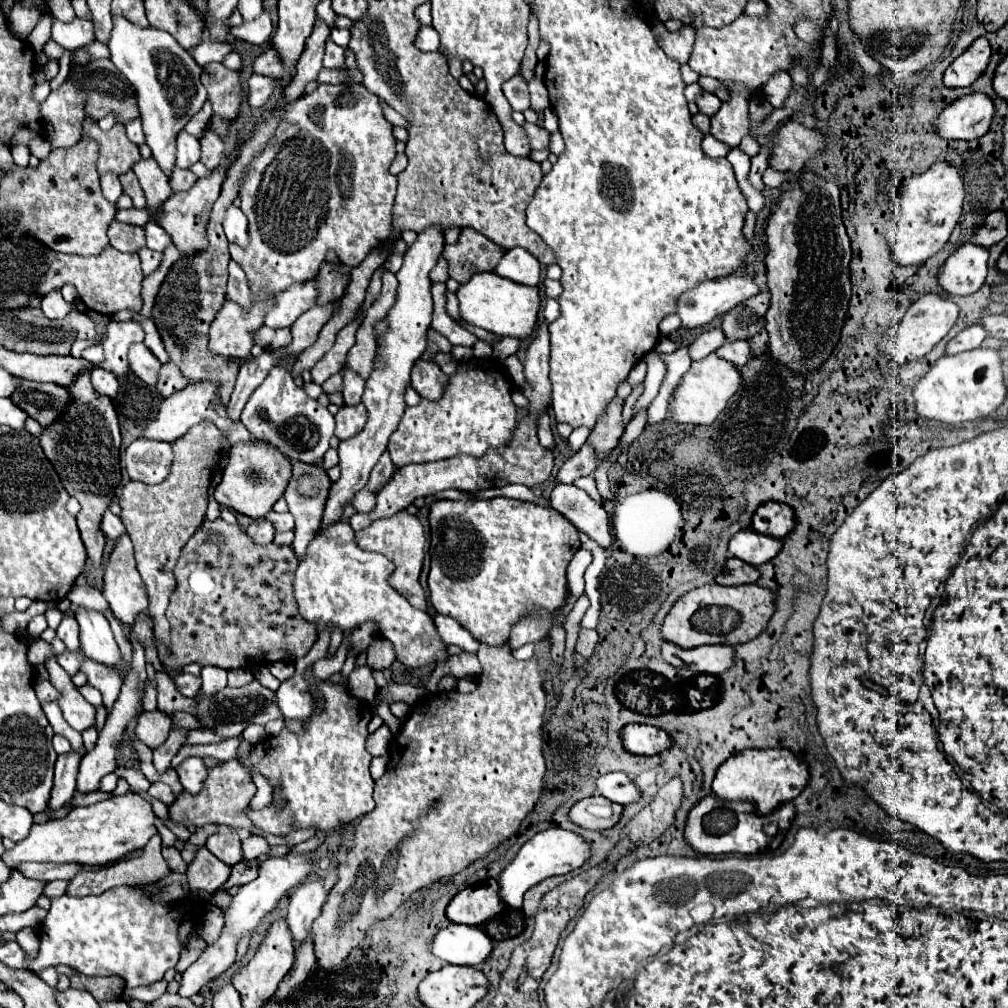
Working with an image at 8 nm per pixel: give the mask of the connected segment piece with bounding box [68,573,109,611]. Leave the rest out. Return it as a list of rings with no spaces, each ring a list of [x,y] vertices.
[[[80,573],[78,575],[78,581],[76,581],[76,587],[68,593],[68,599],[72,601],[72,605],[78,605],[78,607],[86,607],[86,609],[96,609],[96,611],[102,611],[102,609],[108,609],[108,603],[106,599],[102,597],[102,593],[94,587],[90,587],[86,583],[86,573]]]

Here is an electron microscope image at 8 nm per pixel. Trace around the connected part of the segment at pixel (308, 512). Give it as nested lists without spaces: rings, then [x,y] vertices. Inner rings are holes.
[[[292,485],[286,487],[286,493],[284,493],[290,513],[296,519],[296,529],[294,529],[296,537],[294,537],[292,549],[294,549],[298,561],[302,561],[306,557],[306,547],[312,541],[316,529],[320,527],[324,503],[328,497],[328,491],[324,491],[324,487],[320,487],[320,489],[322,489],[320,495],[314,495],[314,497],[300,497],[296,493],[296,487],[292,487]],[[322,493],[326,493],[326,495],[322,495]]]

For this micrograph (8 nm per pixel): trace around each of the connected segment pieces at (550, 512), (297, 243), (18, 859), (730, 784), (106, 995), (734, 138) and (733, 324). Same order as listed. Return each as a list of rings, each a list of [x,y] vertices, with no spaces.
[[[494,497],[486,501],[466,499],[466,525],[464,525],[464,499],[460,501],[434,501],[428,513],[430,521],[430,557],[432,567],[428,575],[430,601],[440,615],[456,619],[466,627],[474,639],[486,645],[506,645],[510,629],[528,613],[544,609],[556,613],[568,597],[566,567],[572,555],[580,549],[580,537],[556,509],[528,503],[520,499]]]
[[[362,83],[318,85],[314,93],[300,97],[286,109],[286,119],[280,123],[266,149],[252,161],[252,169],[240,189],[240,209],[250,223],[250,247],[240,249],[235,243],[229,245],[232,259],[242,265],[250,279],[254,307],[248,313],[232,301],[226,301],[220,307],[220,313],[210,325],[208,351],[212,355],[226,359],[246,359],[250,355],[254,345],[252,331],[264,325],[266,305],[258,301],[260,289],[278,293],[280,289],[286,289],[286,285],[312,279],[326,261],[328,249],[334,249],[340,261],[352,269],[360,265],[372,249],[384,245],[392,235],[392,205],[398,185],[396,177],[388,171],[396,157],[394,145],[392,125],[382,113],[380,99]]]
[[[128,791],[126,795],[110,797],[88,807],[74,807],[64,819],[52,819],[42,825],[32,825],[30,835],[18,841],[12,851],[6,851],[2,859],[12,869],[24,861],[106,865],[130,851],[144,849],[148,839],[156,833],[154,819],[156,813],[152,809],[152,803],[138,793]]]
[[[744,749],[726,759],[716,773],[712,791],[720,799],[748,799],[756,803],[760,815],[772,813],[778,805],[792,801],[808,783],[808,765],[788,749]]]
[[[80,973],[70,977],[70,987],[88,991],[98,1003],[116,1001],[124,991],[124,983],[120,981],[120,977],[84,977]]]
[[[730,93],[730,99],[722,102],[720,109],[710,117],[710,133],[734,147],[748,135],[749,101],[739,94]]]
[[[760,291],[756,297],[740,303],[732,311],[728,311],[722,319],[722,331],[726,341],[738,341],[746,337],[754,337],[764,327],[764,313],[770,307],[770,293]]]

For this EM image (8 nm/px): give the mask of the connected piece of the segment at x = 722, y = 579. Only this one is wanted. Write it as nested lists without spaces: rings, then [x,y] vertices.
[[[732,557],[726,561],[726,571],[716,577],[716,583],[720,583],[720,585],[742,585],[742,583],[756,583],[758,577],[760,577],[760,571],[754,565]]]

